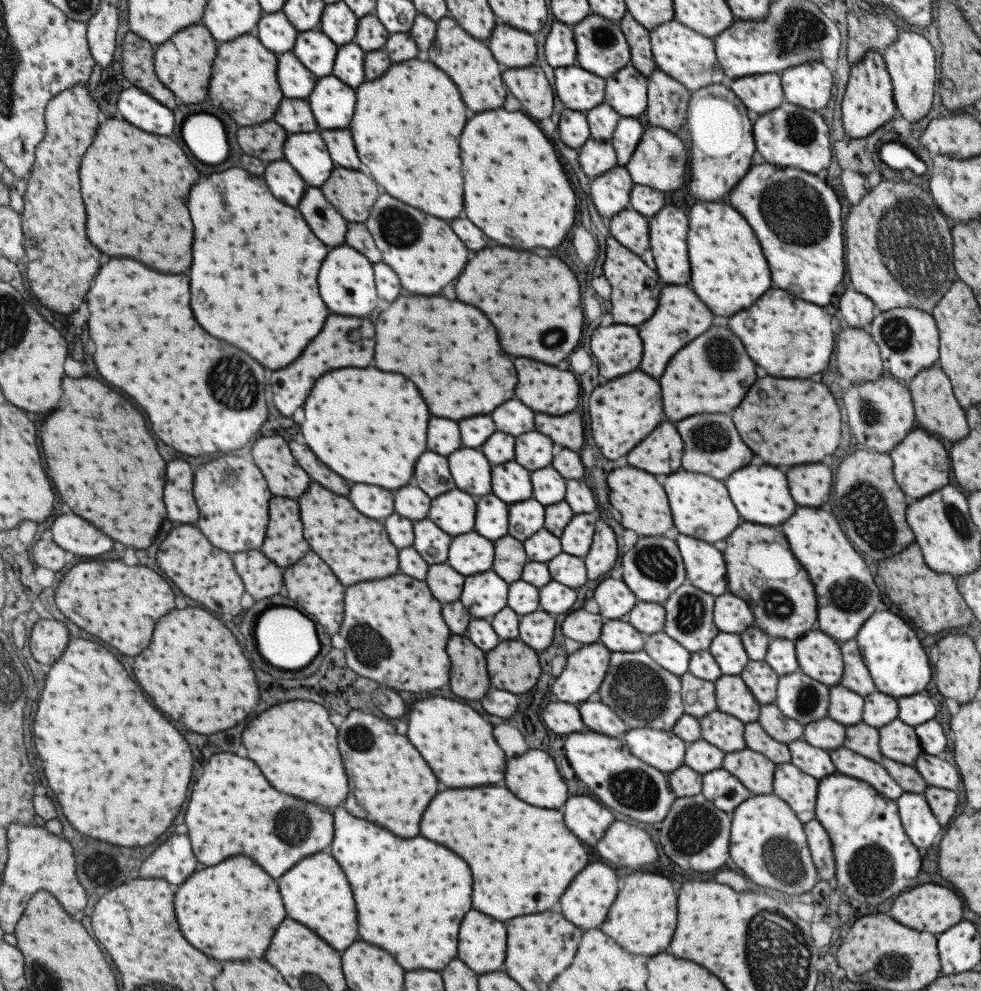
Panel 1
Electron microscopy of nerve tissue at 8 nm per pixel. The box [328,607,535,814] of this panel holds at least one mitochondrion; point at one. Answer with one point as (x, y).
(369, 647)

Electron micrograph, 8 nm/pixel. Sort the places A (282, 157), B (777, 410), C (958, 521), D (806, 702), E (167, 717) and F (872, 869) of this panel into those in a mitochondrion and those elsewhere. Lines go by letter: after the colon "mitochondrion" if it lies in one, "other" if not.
A: other
B: other
C: mitochondrion
D: mitochondrion
E: other
F: mitochondrion

